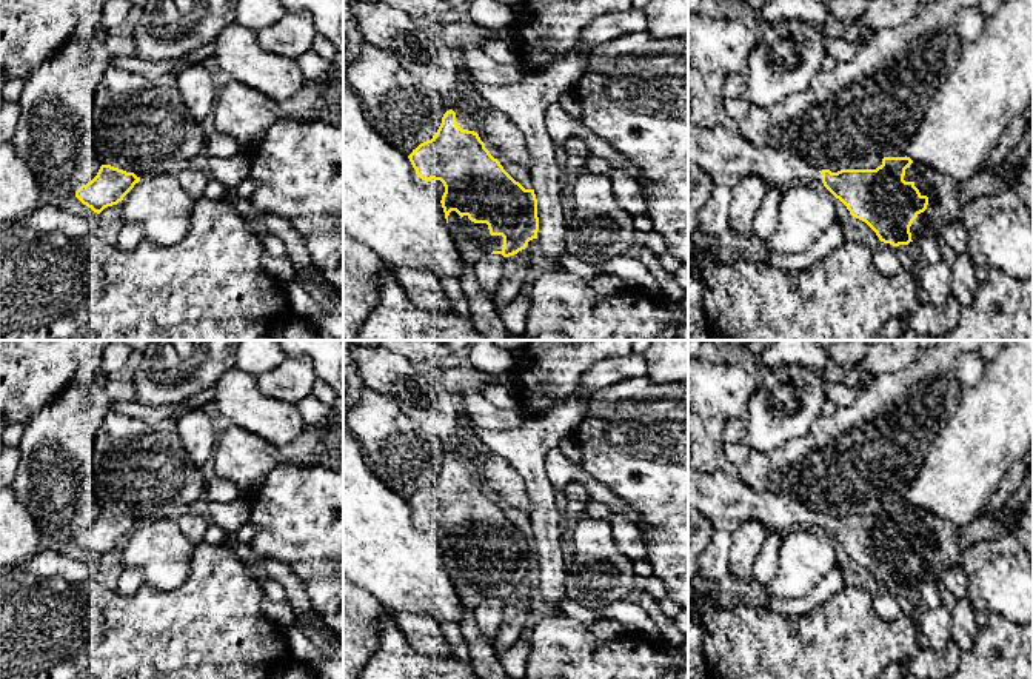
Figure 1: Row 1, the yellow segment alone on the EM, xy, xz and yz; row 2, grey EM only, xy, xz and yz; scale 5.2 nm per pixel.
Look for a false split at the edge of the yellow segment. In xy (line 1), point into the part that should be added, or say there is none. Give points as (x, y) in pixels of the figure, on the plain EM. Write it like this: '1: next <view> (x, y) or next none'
1: next none

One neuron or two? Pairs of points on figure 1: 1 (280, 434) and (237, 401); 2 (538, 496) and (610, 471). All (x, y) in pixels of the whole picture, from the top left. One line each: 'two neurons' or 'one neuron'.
1: one neuron
2: two neurons

